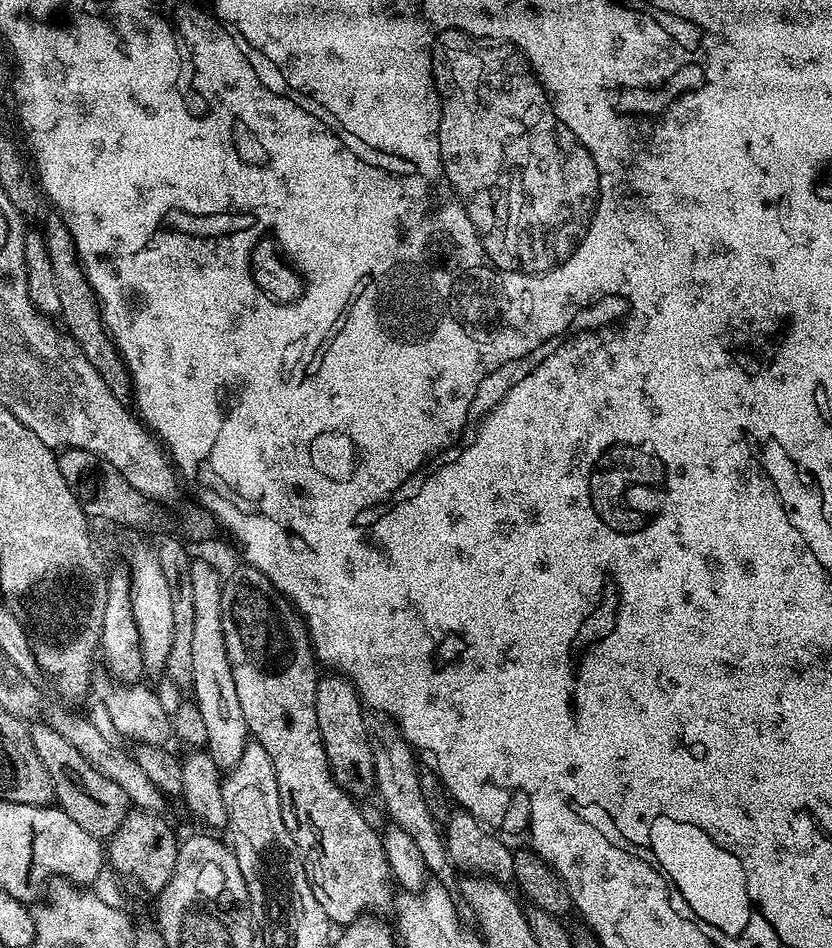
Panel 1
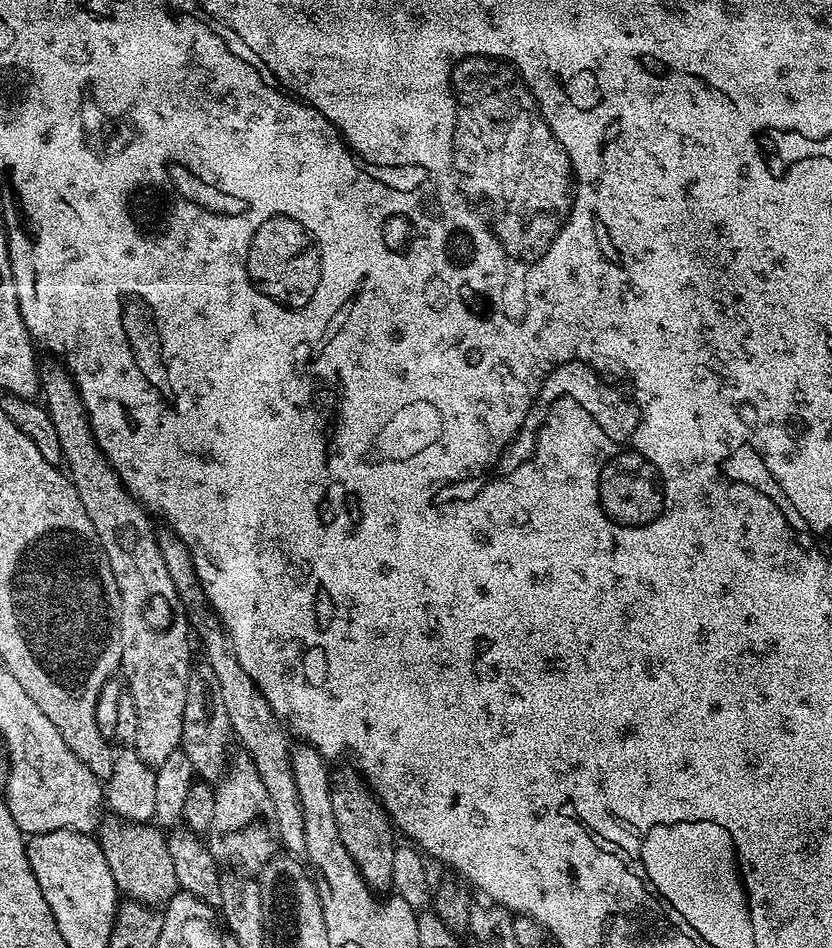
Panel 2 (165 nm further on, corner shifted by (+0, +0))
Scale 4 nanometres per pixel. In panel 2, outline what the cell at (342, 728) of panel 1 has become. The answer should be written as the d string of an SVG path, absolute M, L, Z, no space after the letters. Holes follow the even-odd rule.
M359 775L356 776L344 776L340 780L340 785L337 783L333 787L334 822L338 822L338 834L342 838L342 846L346 846L350 858L354 859L364 880L370 888L380 892L382 888L391 887L392 861L394 852L398 849L397 837L394 835L394 825L388 819L383 804L376 799L367 783Z

